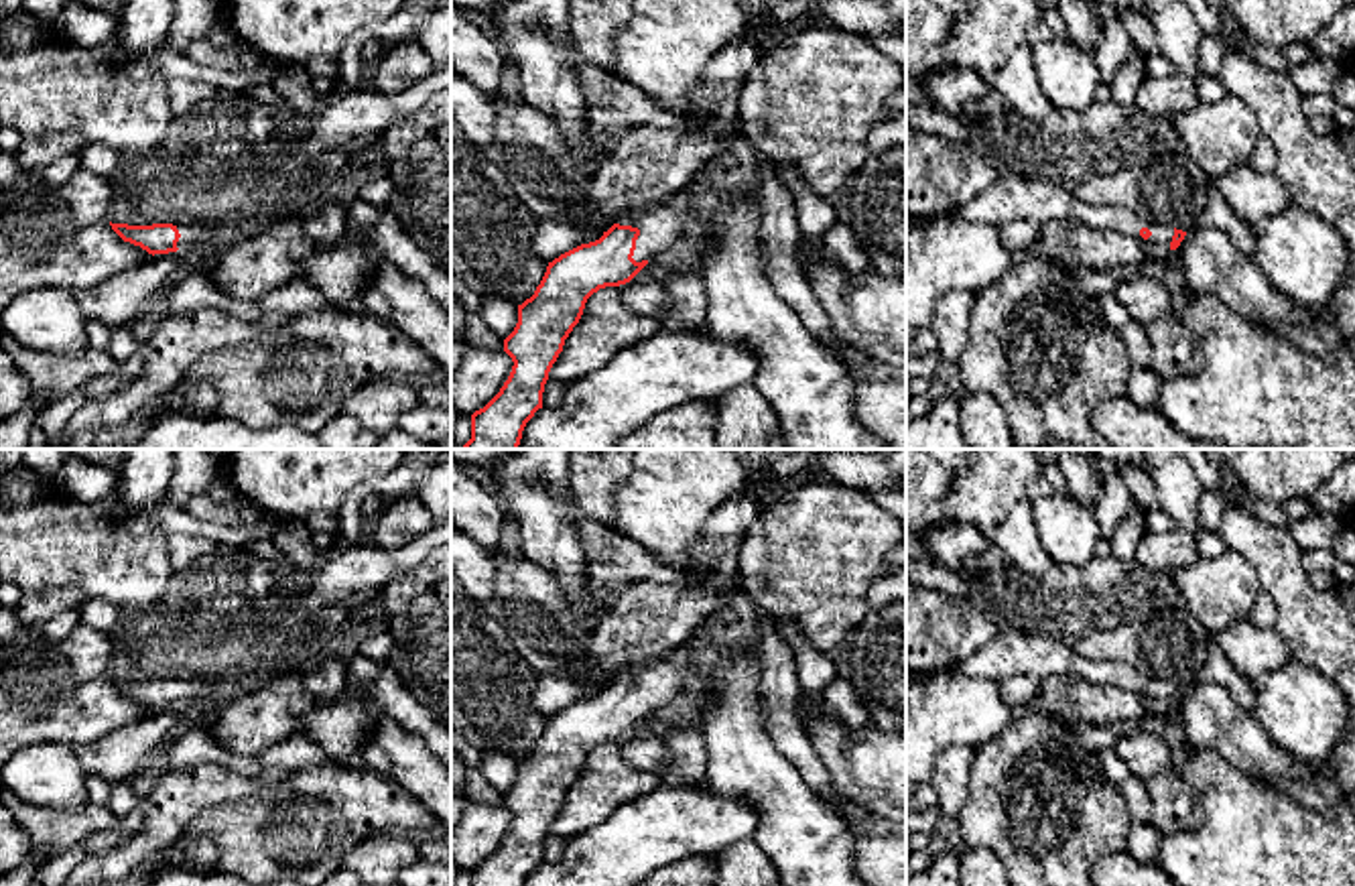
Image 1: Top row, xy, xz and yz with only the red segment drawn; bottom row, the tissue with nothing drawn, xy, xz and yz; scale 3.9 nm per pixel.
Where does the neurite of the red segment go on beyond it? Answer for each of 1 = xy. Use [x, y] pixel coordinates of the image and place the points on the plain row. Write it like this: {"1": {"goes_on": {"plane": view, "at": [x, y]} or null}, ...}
{"1": {"goes_on": {"plane": "xy", "at": [194, 693]}}}

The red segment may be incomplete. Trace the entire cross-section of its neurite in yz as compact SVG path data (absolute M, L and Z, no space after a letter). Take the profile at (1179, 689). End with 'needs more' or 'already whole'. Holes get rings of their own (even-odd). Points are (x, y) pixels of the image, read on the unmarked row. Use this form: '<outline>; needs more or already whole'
M1002 628L999 636L957 667L973 677L1002 681L1012 675L1050 675L1083 679L1099 685L1113 685L1146 699L1152 707L1176 705L1186 687L1156 677L1144 677L1134 667L1093 660L1081 656L1073 640L1048 634L1024 634L1016 628Z; needs more

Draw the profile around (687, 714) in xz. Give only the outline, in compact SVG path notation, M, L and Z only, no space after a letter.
M701 667L693 669L689 685L668 711L656 711L640 725L648 732L668 736L674 730L701 730L703 715L713 705L711 691L701 681Z

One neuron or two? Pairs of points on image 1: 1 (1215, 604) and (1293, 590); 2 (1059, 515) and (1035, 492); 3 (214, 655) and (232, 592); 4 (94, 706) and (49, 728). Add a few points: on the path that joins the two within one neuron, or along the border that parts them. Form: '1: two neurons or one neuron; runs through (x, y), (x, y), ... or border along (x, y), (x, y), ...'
1: two neurons; border along (1234, 549), (1252, 567), (1262, 590)
2: two neurons; border along (1055, 492), (1033, 504)
3: two neurons; border along (271, 594), (230, 612), (208, 610)
4: one neuron; runs through (84, 716), (76, 722), (59, 724)

